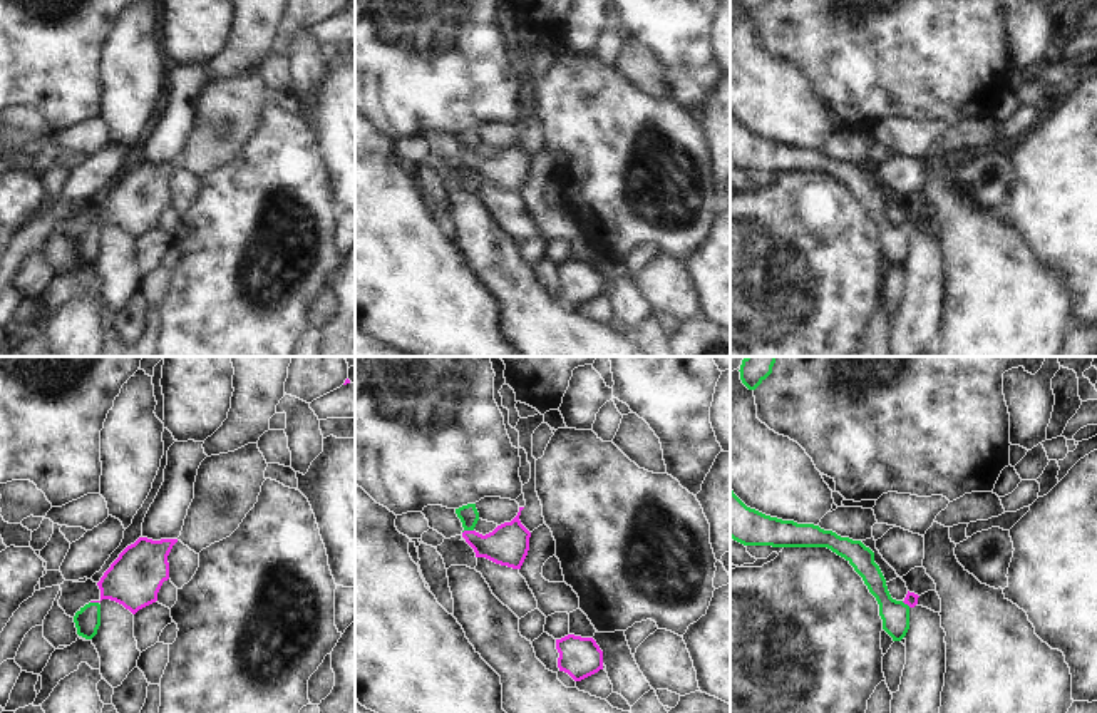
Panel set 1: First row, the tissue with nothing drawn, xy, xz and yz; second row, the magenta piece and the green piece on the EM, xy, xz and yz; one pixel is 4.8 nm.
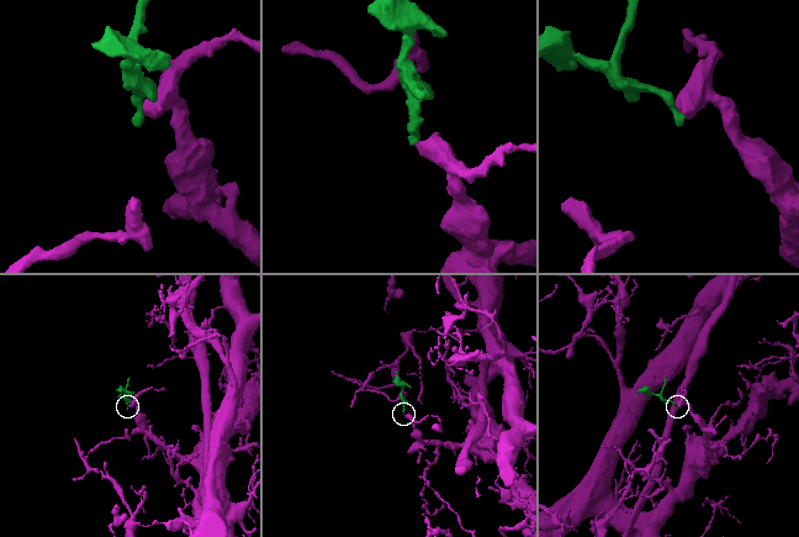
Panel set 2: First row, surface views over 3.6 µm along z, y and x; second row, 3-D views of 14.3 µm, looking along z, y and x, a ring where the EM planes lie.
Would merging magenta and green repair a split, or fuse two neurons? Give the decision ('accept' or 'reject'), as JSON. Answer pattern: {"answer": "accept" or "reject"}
{"answer": "accept"}

